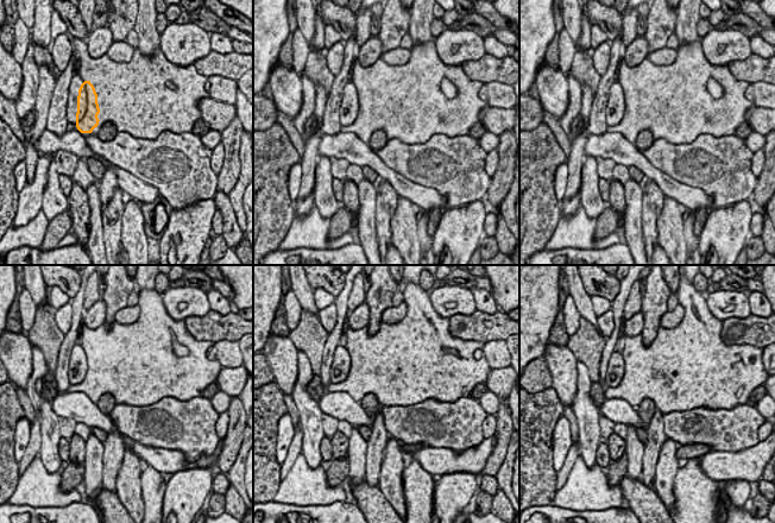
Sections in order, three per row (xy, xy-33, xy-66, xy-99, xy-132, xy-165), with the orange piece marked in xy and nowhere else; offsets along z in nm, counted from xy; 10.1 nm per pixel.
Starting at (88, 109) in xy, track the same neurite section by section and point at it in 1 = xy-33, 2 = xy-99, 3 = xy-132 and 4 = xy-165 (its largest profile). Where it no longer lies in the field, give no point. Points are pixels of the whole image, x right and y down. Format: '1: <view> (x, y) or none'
1: xy-33 (356, 107)
2: xy-99 (77, 369)
3: xy-132 (339, 371)
4: xy-165 (609, 358)

